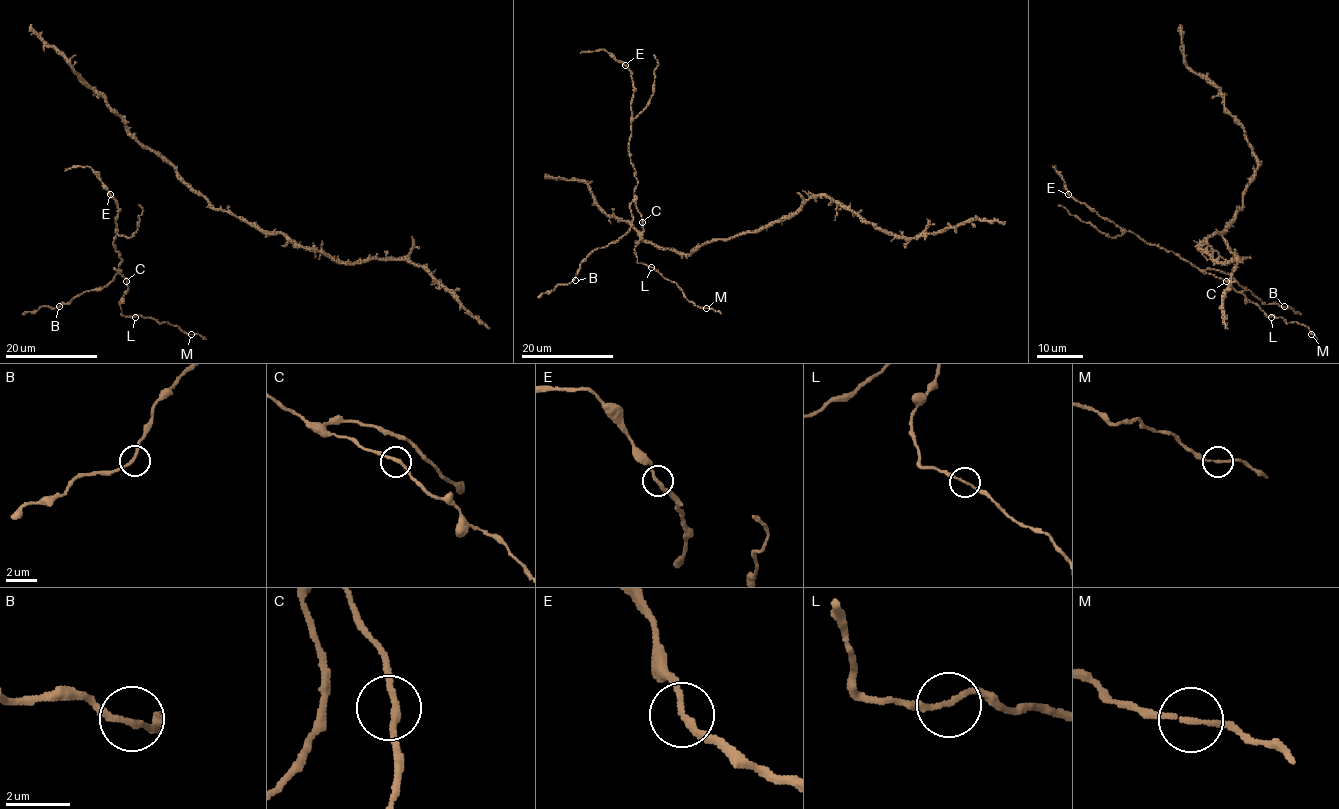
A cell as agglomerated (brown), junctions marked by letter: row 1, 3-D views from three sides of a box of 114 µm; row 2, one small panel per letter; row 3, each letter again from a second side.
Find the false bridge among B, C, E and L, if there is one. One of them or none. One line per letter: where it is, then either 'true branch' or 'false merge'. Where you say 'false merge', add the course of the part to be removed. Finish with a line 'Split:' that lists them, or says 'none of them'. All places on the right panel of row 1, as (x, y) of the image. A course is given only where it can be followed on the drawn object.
B: place (1284, 306); true branch
C: place (1226, 281); true branch
E: place (1068, 194); true branch
L: place (1271, 317); true branch
Split: none of them

